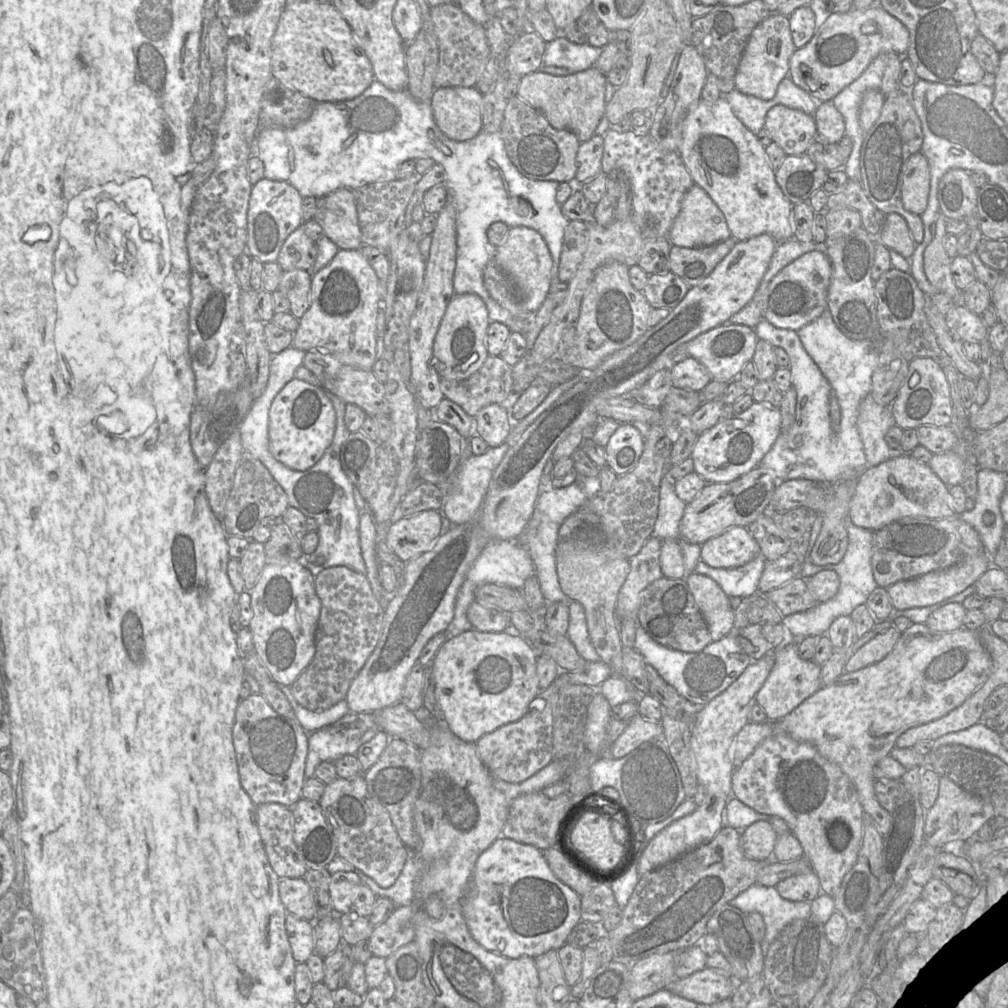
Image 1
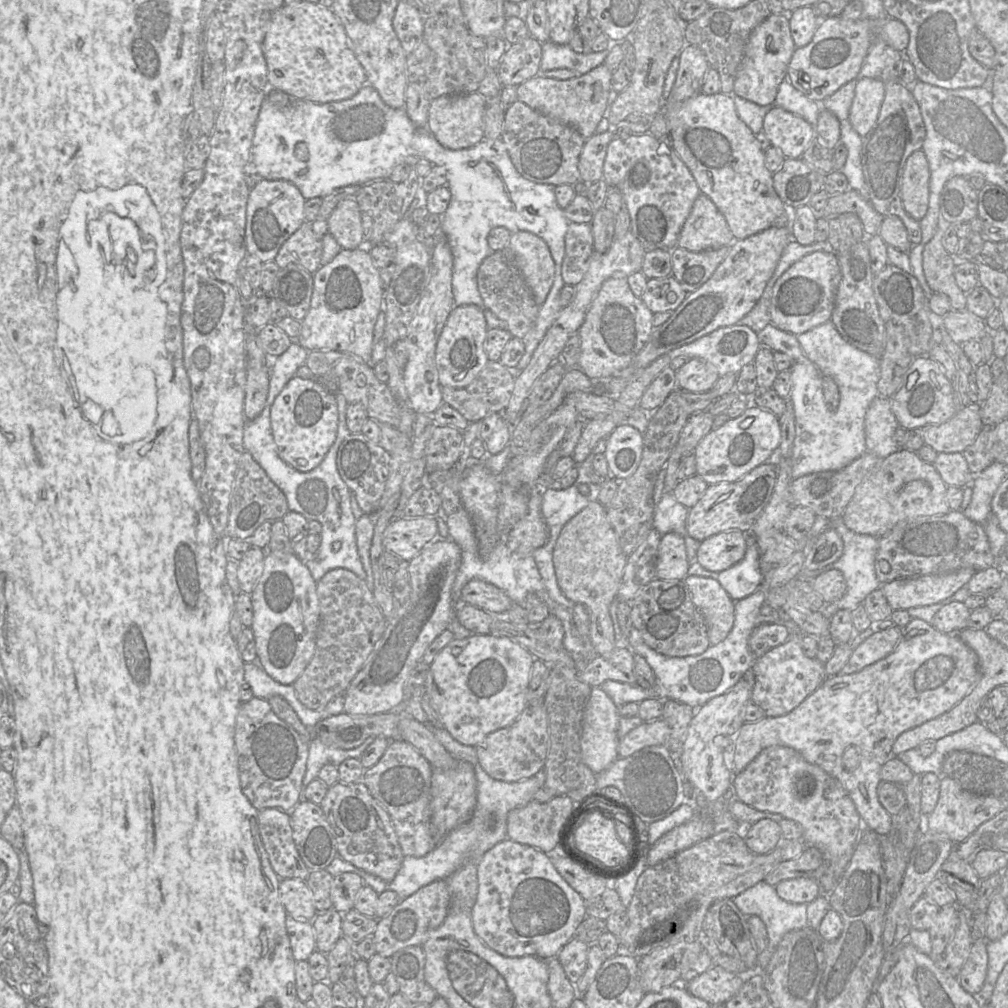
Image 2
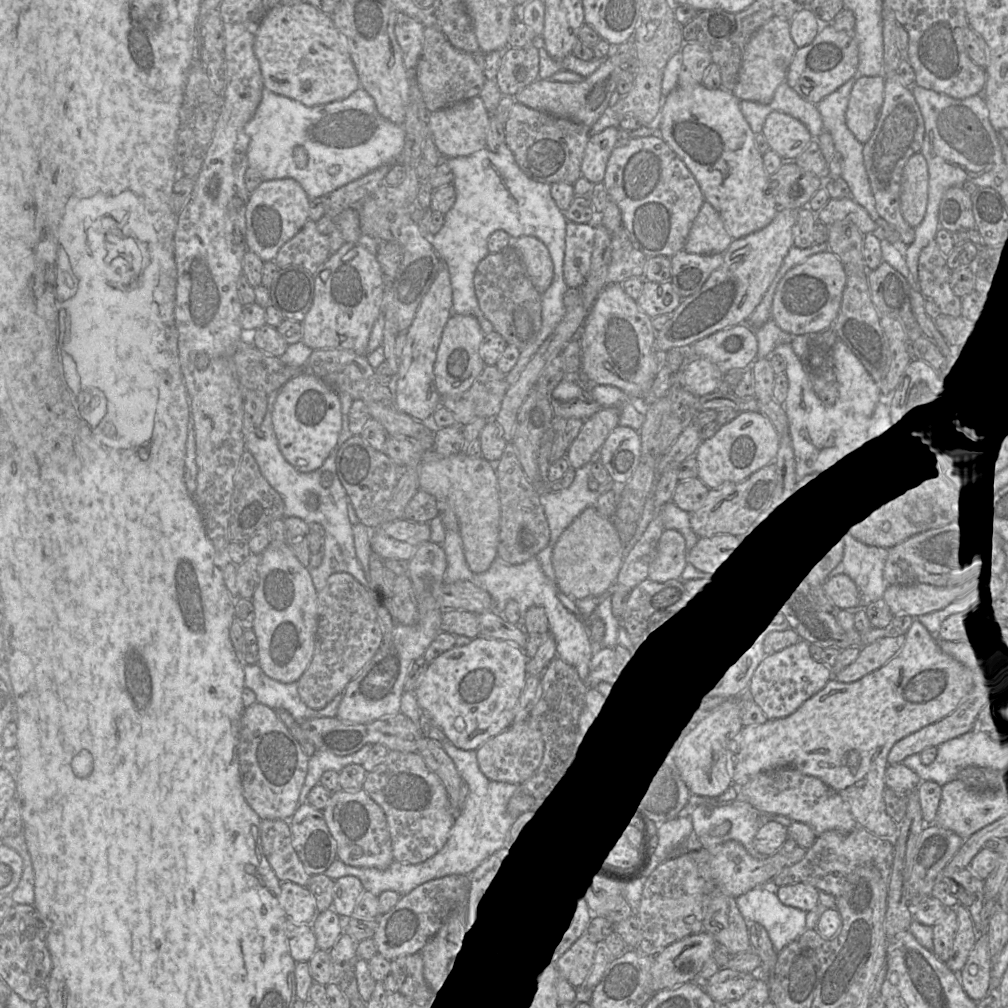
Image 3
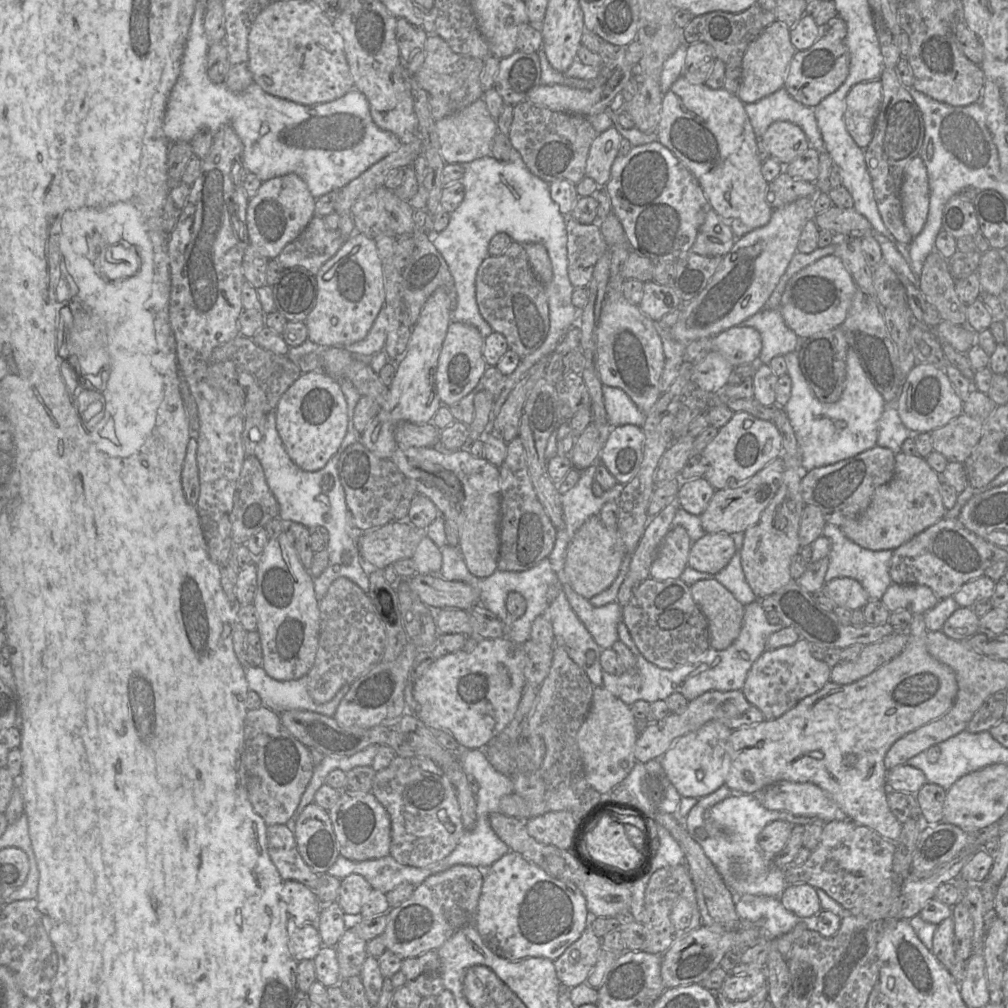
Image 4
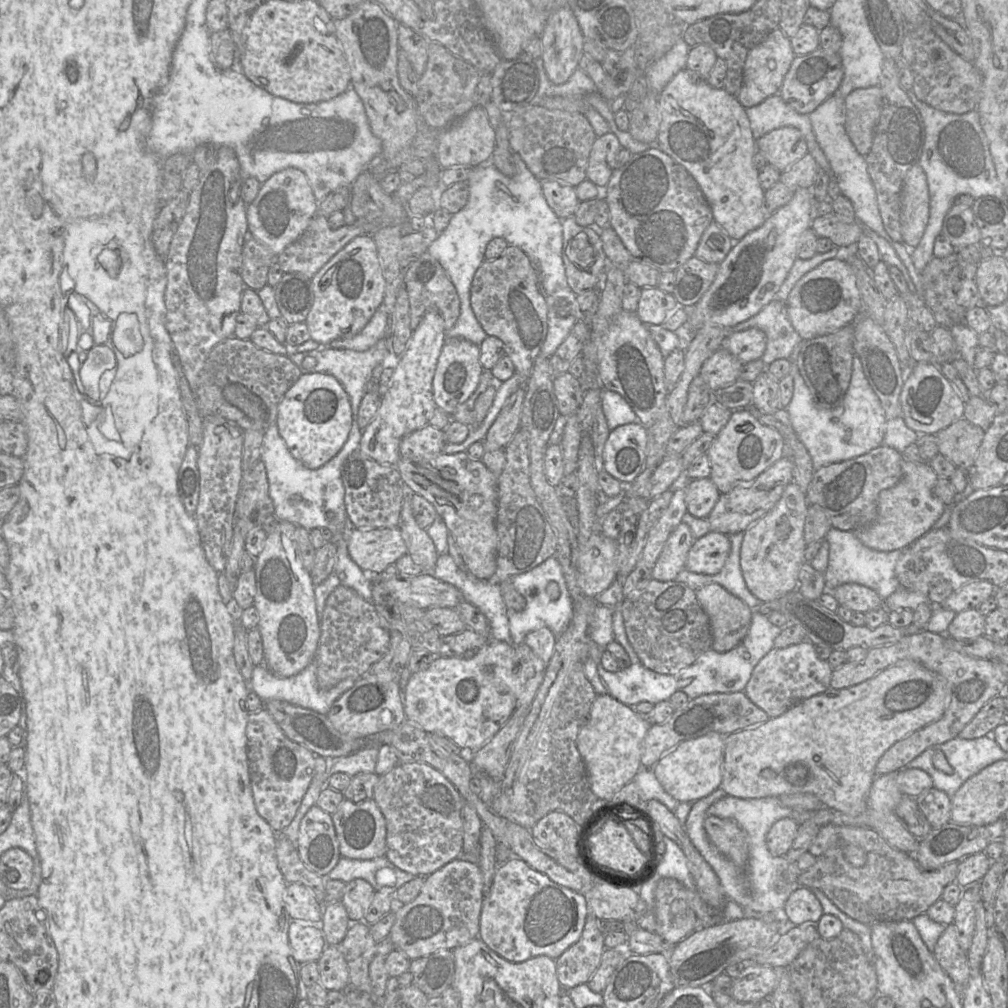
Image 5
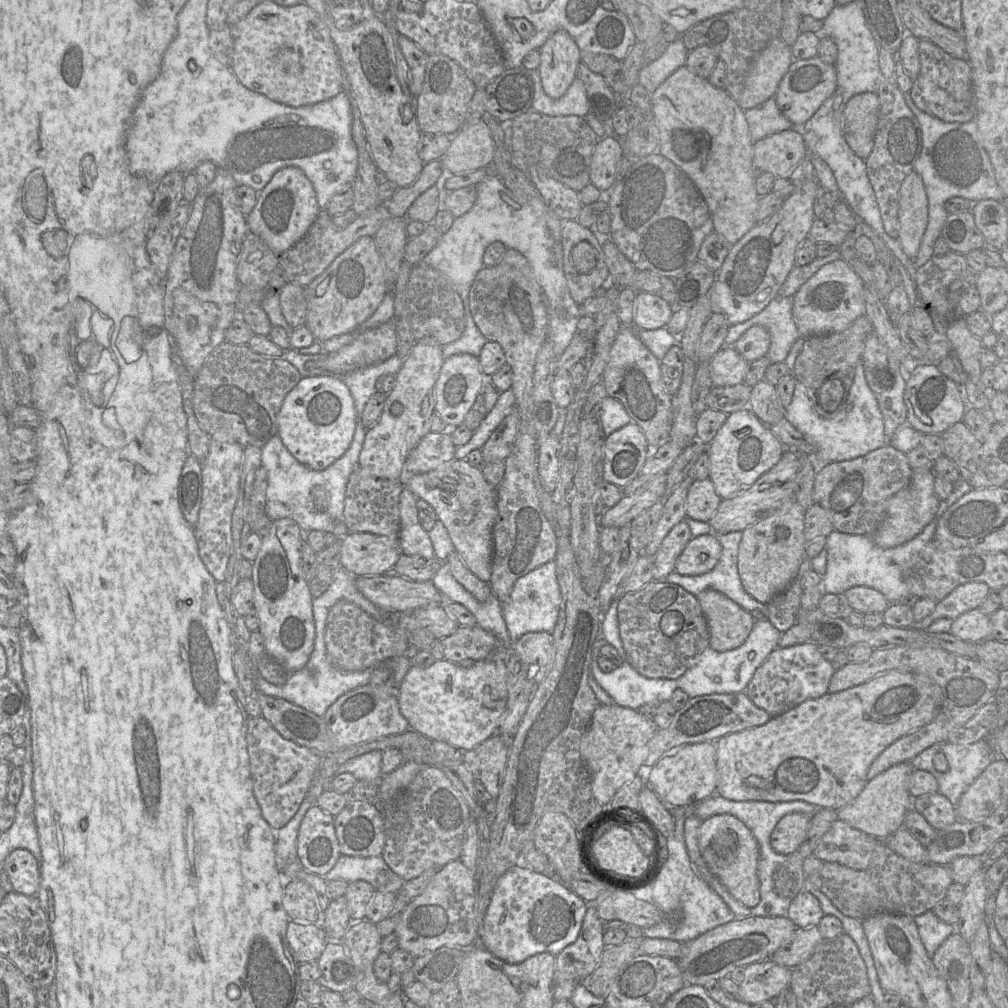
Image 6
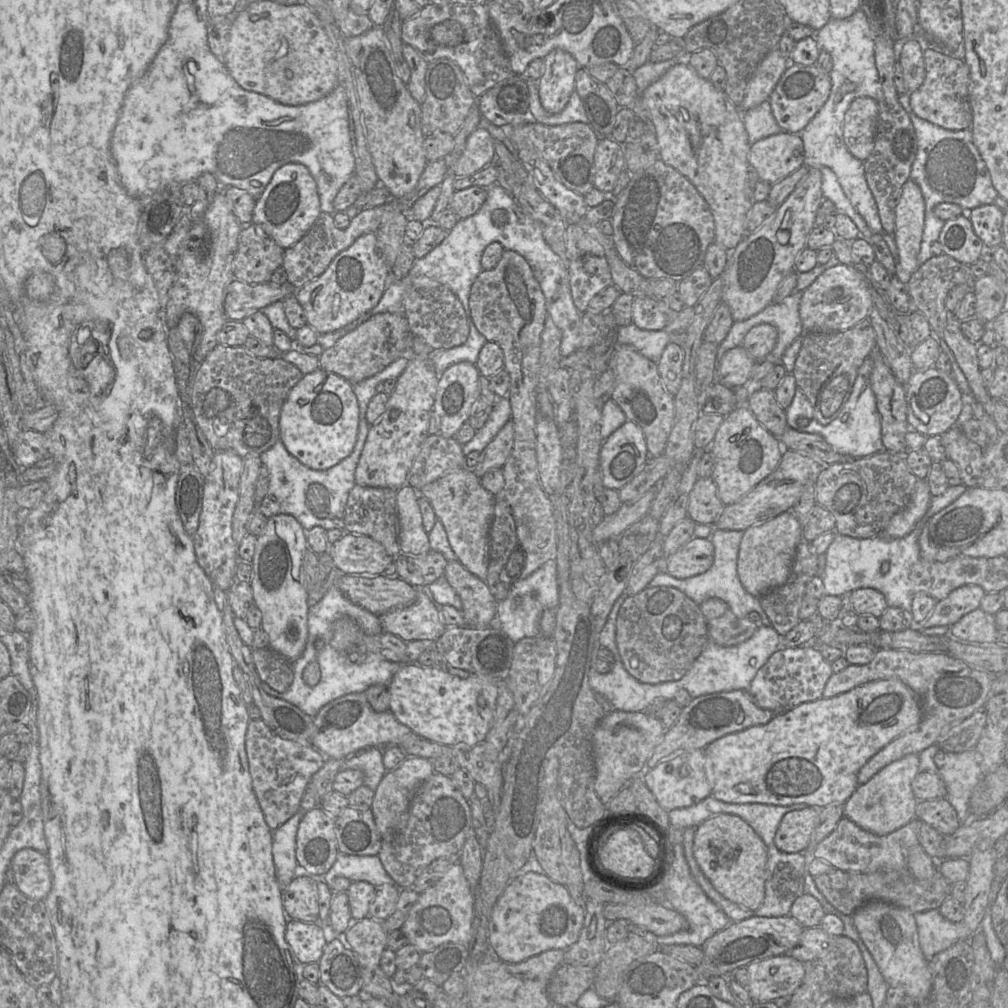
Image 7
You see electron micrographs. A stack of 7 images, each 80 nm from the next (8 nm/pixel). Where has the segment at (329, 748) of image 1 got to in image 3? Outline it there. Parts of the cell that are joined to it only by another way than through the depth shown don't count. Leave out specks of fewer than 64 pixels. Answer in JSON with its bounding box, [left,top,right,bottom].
[298,744,373,807]

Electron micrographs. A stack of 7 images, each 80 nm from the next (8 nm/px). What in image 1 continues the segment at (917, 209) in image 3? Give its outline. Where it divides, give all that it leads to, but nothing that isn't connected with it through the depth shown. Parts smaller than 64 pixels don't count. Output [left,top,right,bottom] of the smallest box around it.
[902,152,930,215]

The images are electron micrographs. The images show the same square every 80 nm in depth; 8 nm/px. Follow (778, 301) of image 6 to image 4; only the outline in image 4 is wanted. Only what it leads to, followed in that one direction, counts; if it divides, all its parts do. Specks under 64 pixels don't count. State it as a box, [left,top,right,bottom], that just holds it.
[738,309,799,364]

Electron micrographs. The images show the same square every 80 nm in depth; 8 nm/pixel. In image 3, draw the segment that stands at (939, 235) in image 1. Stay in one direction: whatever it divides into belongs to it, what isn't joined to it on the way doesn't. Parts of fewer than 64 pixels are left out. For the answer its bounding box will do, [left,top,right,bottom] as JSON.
[918,239,963,317]

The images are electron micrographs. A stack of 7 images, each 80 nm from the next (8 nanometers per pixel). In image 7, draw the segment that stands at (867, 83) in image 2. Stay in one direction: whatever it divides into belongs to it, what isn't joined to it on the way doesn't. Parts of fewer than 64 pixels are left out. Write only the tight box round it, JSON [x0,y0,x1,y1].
[843,97,878,162]

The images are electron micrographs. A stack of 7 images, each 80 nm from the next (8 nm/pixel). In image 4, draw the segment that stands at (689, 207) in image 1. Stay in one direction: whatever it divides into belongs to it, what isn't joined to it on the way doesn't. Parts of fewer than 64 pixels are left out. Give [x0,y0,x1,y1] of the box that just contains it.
[690,209,736,257]

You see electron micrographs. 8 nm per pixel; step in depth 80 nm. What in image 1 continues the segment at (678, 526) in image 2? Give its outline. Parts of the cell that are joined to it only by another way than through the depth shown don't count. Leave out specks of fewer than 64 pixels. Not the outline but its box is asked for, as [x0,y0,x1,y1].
[652,472,686,540]

